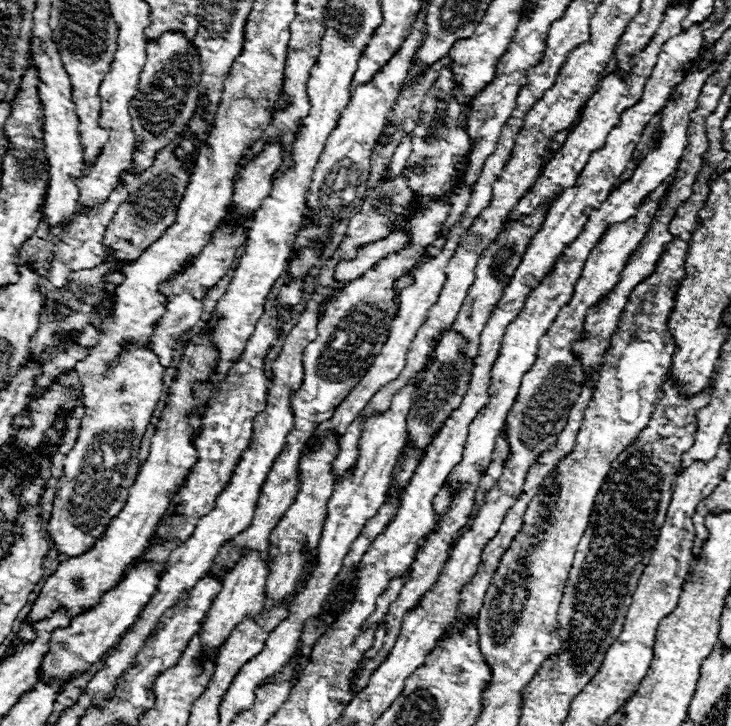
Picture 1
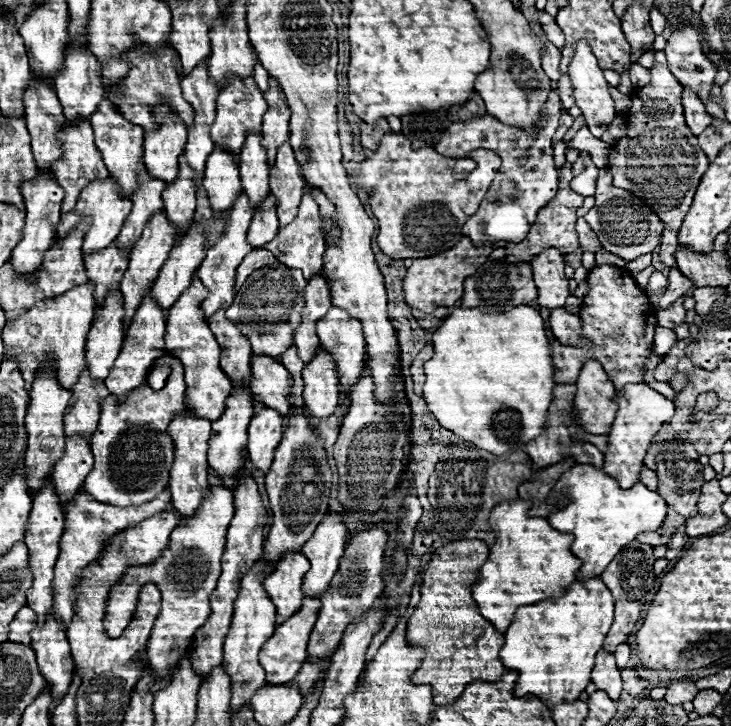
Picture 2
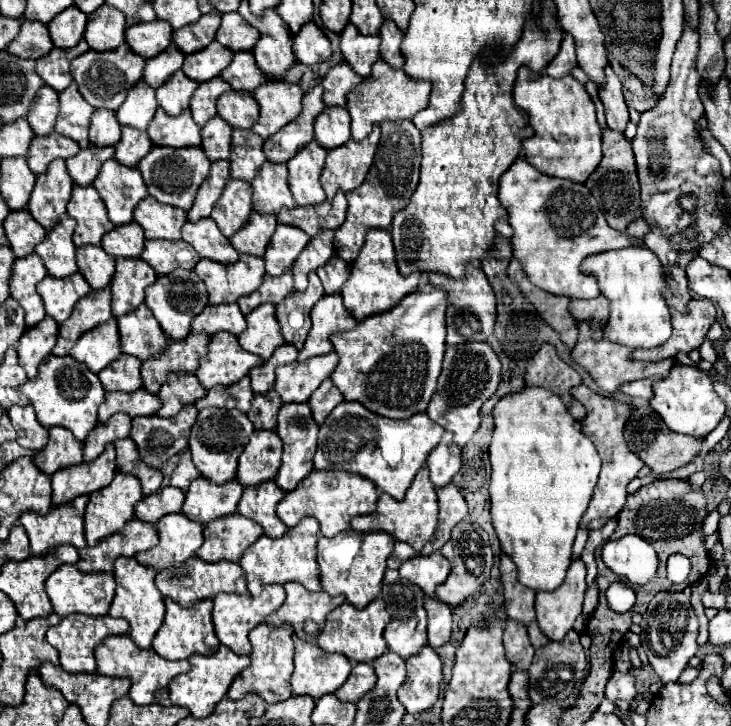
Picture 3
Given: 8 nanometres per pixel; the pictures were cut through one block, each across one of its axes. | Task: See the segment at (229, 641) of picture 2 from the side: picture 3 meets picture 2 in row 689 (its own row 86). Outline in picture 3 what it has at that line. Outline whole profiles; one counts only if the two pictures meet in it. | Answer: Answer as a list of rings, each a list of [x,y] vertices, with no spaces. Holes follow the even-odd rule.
[[[236,52],[232,64],[220,74],[234,90],[254,92],[260,84],[266,82],[262,72],[256,68],[252,52]]]

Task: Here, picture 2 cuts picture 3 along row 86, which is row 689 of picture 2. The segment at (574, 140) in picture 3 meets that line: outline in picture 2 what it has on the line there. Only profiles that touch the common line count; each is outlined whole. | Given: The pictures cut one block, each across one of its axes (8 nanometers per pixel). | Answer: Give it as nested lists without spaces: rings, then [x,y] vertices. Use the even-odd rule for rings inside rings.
[[[600,578],[574,582],[562,598],[548,598],[518,608],[500,650],[502,664],[518,672],[514,696],[540,696],[550,708],[576,702],[590,684],[594,656],[604,644],[612,618],[614,598]]]

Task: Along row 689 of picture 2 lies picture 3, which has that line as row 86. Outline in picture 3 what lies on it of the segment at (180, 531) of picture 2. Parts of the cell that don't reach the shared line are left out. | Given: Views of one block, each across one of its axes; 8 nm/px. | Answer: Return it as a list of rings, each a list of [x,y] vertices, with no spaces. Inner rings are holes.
[[[170,44],[166,48],[166,52],[162,52],[160,56],[146,60],[146,68],[144,68],[144,82],[150,84],[152,88],[160,88],[162,84],[166,84],[170,80],[170,76],[180,70],[184,64],[184,54],[176,48],[176,44]]]

